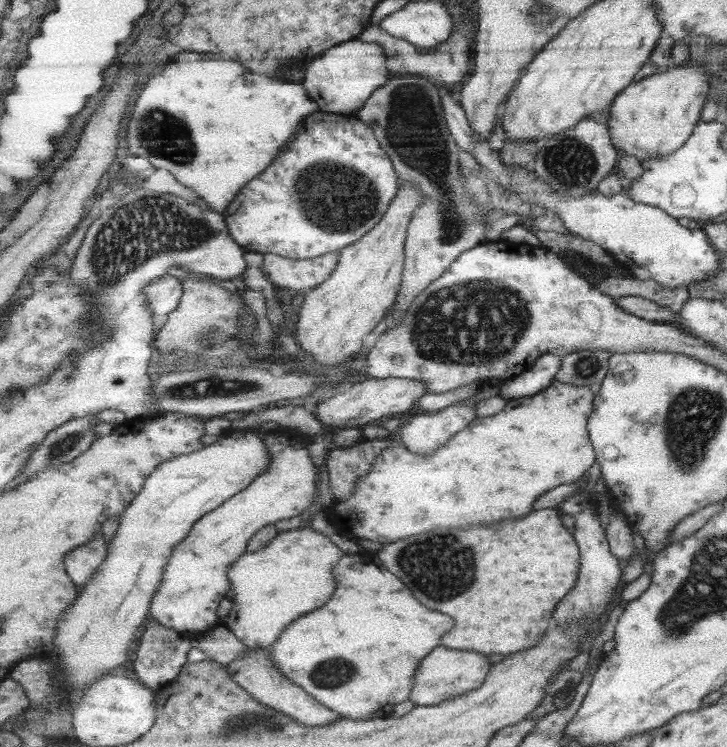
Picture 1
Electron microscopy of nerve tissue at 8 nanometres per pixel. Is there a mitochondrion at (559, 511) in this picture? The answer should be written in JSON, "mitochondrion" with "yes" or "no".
{"mitochondrion":"no"}

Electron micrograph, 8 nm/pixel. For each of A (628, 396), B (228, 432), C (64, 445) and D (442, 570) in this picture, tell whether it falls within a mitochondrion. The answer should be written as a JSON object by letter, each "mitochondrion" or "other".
{"A":"other","B":"other","C":"mitochondrion","D":"mitochondrion"}

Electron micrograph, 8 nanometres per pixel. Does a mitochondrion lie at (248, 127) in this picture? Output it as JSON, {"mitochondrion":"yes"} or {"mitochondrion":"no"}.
{"mitochondrion":"no"}

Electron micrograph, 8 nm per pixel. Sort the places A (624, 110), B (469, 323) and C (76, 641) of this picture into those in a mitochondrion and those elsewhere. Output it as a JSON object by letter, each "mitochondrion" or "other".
{"A":"other","B":"mitochondrion","C":"other"}

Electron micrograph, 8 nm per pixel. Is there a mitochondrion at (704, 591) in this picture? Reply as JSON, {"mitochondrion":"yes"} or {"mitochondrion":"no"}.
{"mitochondrion":"yes"}

